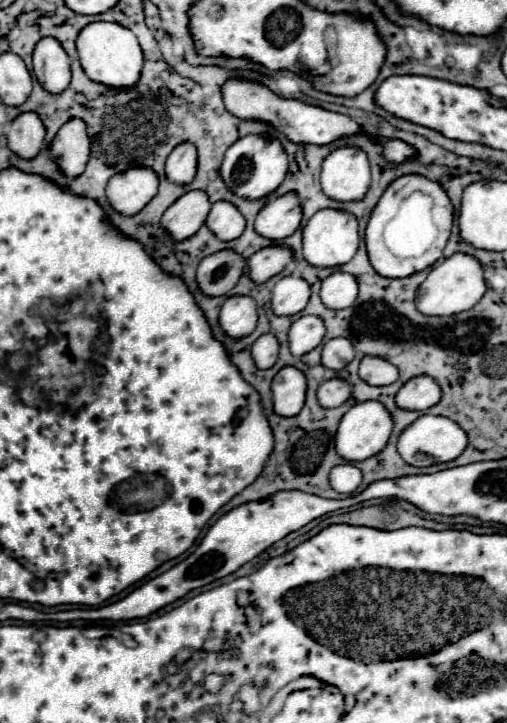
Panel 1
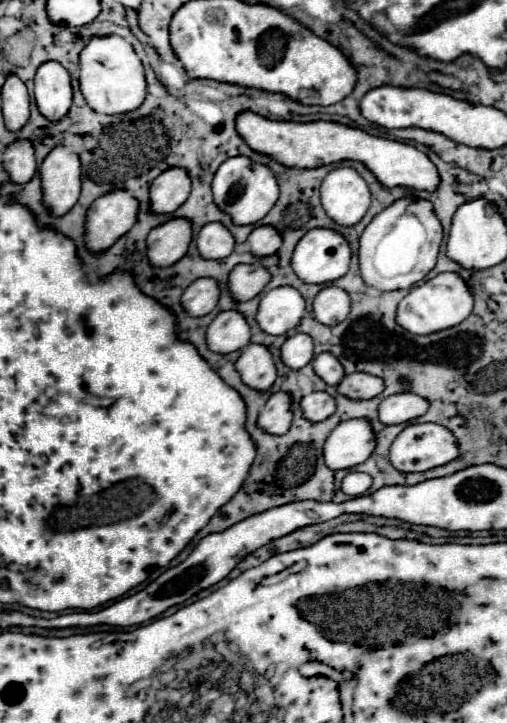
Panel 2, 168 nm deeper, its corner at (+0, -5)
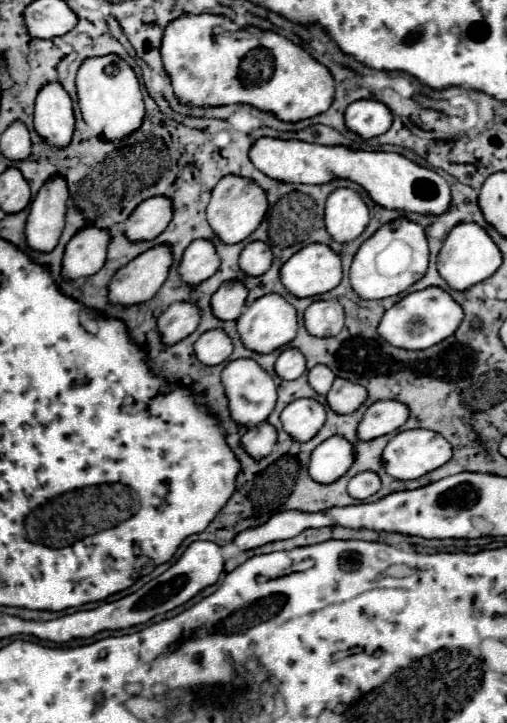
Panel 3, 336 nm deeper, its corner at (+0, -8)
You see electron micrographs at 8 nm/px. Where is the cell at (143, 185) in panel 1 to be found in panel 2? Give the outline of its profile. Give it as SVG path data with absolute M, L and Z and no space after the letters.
M111 190L99 196L87 212L87 248L93 252L109 248L133 228L139 200L129 190Z

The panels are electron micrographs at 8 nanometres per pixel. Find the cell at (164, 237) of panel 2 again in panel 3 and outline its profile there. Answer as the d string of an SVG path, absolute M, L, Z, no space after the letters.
M159 245L147 253L141 253L113 275L107 287L107 301L123 307L149 301L167 279L169 267L171 251L167 245Z

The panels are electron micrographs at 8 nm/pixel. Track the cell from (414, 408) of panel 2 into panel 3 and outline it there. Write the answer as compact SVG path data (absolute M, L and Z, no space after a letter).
M377 401L373 403L359 427L357 427L357 439L359 441L371 441L375 437L387 435L397 431L407 421L407 407L399 401Z

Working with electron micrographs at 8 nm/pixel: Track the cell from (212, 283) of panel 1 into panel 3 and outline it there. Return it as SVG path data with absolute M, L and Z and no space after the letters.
M175 303L169 305L157 319L157 331L165 345L175 345L191 335L199 325L199 311L195 305Z

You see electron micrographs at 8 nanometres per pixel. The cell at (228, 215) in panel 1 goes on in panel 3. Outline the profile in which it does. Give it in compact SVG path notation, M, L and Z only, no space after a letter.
M205 239L193 241L179 263L179 277L183 283L195 287L203 281L207 281L217 269L219 269L219 255L215 251L215 245Z

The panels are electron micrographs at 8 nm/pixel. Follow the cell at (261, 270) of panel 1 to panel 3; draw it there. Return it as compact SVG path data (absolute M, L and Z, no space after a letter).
M227 281L211 297L211 313L221 321L237 319L239 313L243 313L245 299L247 299L247 289L243 289L243 283Z

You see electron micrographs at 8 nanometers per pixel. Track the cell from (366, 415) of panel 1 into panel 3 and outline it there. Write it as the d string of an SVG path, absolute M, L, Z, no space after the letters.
M331 437L323 441L309 459L309 477L317 483L333 483L347 473L355 459L355 451L345 437Z

